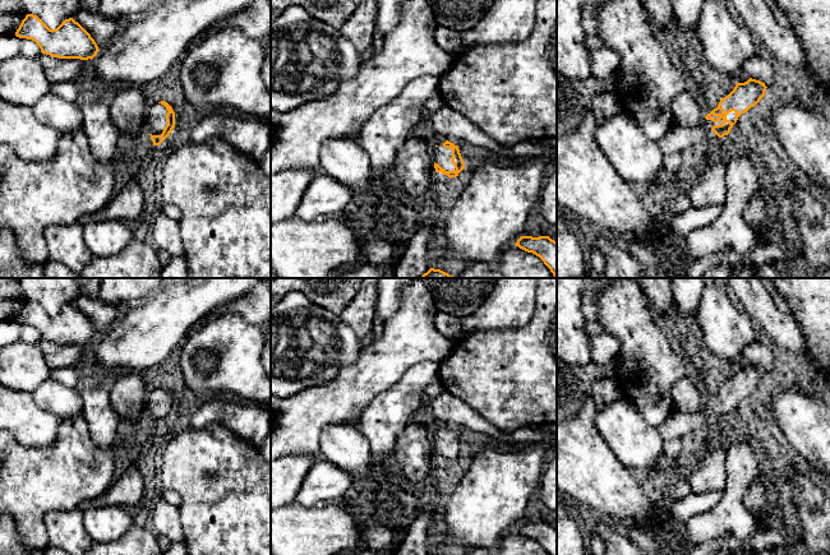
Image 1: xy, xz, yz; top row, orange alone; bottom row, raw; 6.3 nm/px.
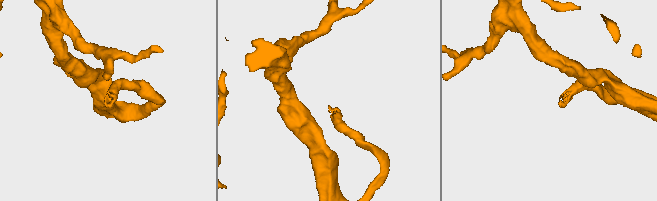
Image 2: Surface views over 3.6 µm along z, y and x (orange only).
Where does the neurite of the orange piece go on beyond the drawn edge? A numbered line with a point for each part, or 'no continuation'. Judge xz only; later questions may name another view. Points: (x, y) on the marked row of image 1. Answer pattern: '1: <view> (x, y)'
1: xz (442, 156)

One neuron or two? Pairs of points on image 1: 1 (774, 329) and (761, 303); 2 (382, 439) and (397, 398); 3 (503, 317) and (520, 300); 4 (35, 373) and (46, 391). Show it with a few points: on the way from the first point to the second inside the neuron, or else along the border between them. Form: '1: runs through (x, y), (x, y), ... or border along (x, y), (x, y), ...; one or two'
1: runs through (774, 323), (761, 309); one
2: runs through (382, 429), (382, 421), (393, 408); one
3: runs through (507, 313), (516, 304); one
4: border along (47, 378), (32, 393); two

